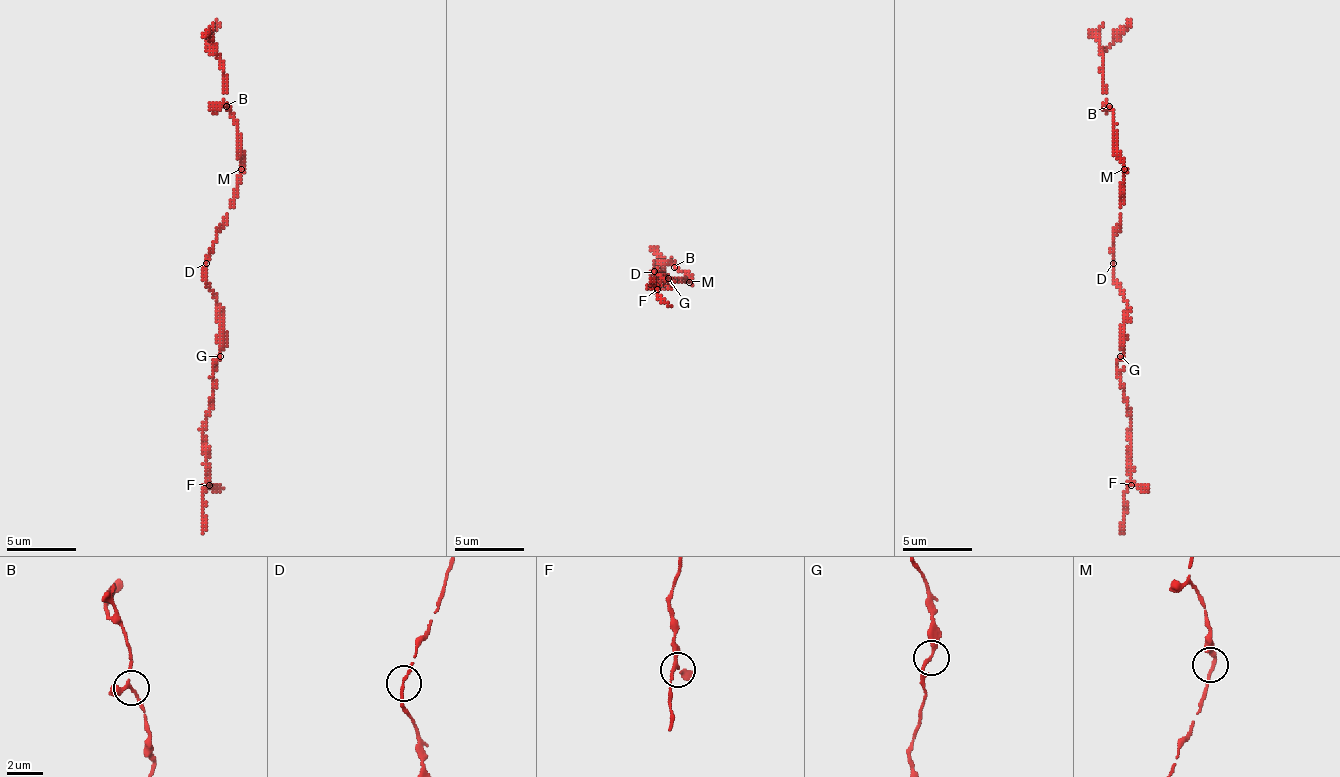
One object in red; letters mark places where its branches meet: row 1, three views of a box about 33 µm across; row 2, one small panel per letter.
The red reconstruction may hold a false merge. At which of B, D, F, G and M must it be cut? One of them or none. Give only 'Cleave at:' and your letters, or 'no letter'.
Cleave at: no letter

